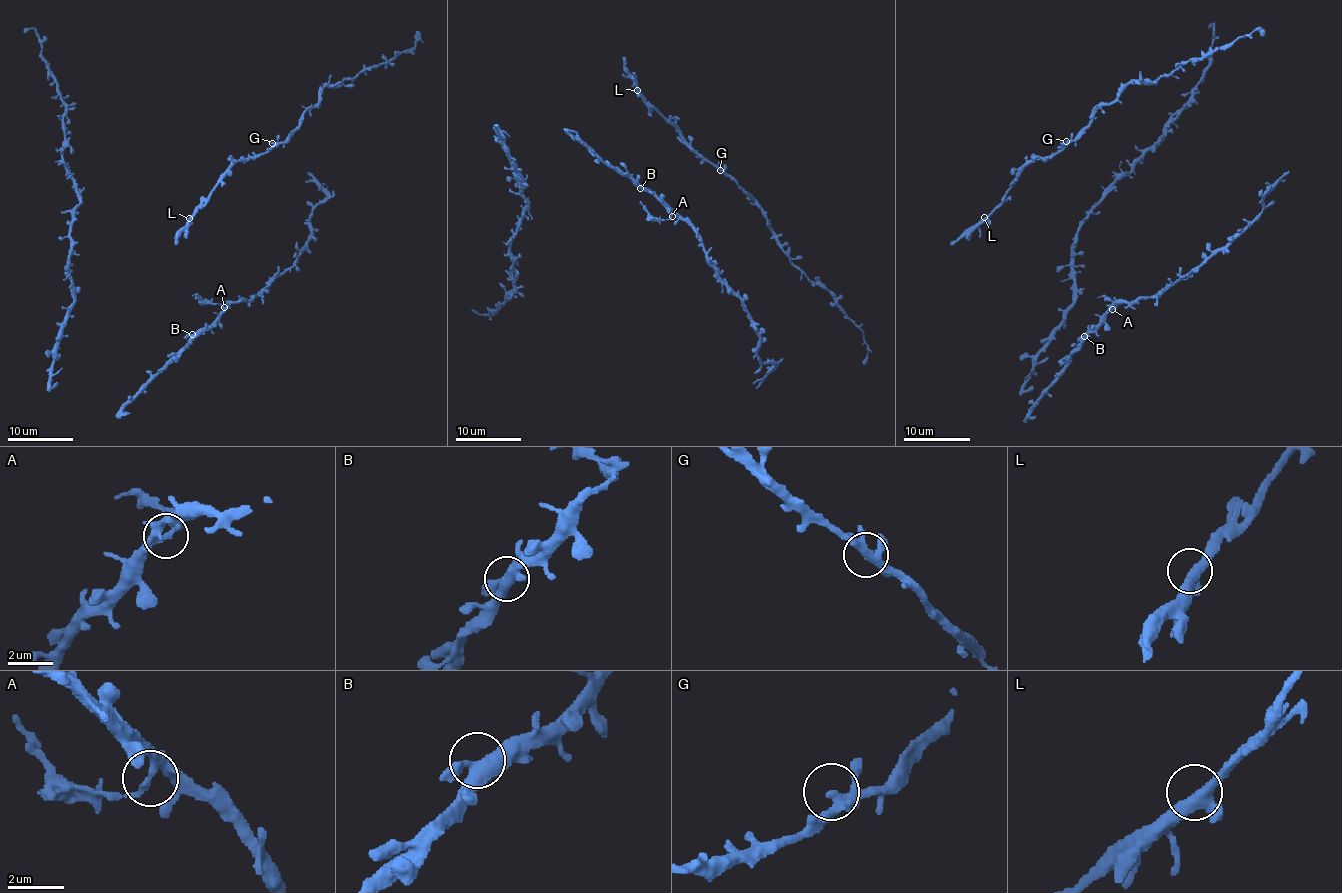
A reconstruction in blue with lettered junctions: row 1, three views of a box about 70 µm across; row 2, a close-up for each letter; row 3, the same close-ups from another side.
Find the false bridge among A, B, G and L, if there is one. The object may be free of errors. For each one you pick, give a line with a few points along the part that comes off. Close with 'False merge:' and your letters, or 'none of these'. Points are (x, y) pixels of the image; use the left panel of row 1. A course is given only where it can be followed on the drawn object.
A: foreign part runs (223, 307), (210, 304), (197, 294), (192, 296)
False merge: A

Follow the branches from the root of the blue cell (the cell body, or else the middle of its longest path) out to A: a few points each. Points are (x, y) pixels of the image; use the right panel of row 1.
A: (1083, 341), (1113, 309)

